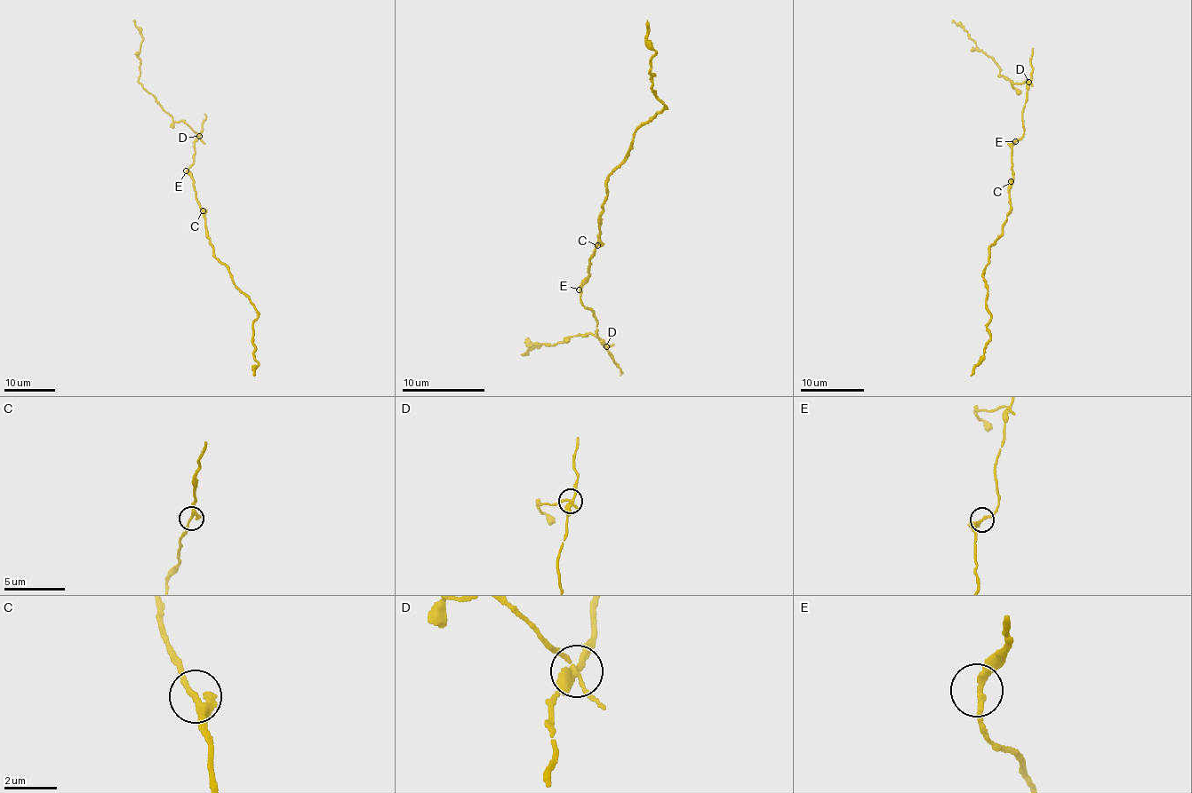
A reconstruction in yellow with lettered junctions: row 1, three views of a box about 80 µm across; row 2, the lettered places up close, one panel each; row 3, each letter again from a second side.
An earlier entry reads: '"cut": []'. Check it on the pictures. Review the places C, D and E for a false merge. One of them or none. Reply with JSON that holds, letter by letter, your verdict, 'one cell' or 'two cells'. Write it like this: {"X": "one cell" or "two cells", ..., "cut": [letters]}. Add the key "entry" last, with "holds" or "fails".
{"C": "one cell", "D": "two cells", "E": "one cell", "cut": ["D"], "entry": "fails"}

